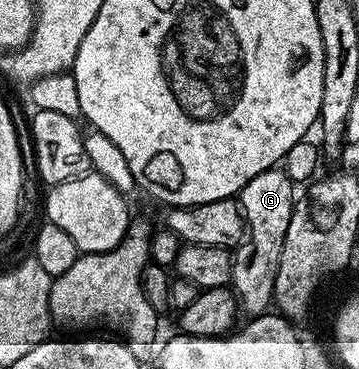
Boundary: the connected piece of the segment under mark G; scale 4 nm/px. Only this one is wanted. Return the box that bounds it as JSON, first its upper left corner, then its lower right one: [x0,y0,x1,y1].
[230,166,296,316]

